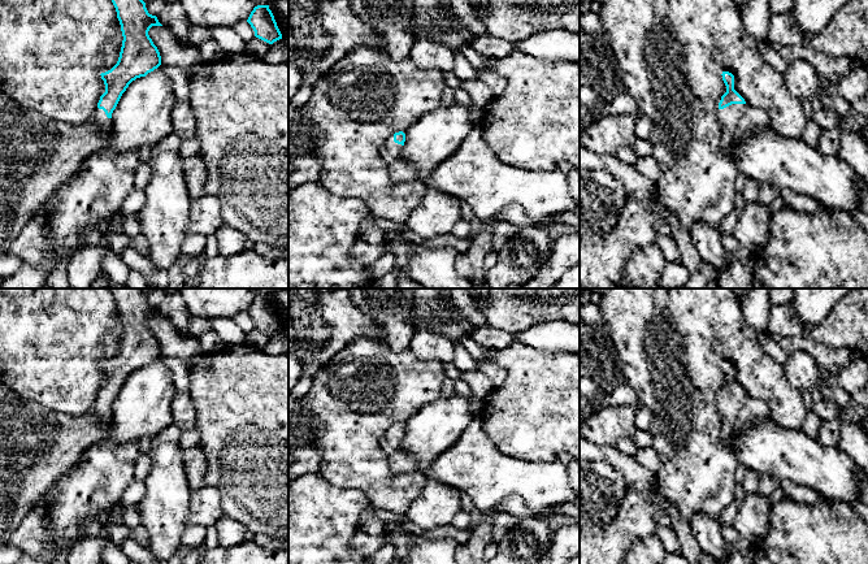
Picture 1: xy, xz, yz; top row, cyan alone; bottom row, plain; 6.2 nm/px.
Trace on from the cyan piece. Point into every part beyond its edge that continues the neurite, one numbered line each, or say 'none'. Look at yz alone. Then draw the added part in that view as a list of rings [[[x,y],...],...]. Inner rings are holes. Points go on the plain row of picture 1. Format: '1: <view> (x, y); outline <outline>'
1: yz (729, 408); outline [[[732,395],[724,400],[717,400],[717,411],[721,418],[720,435],[724,441],[730,437],[735,420],[745,404],[746,395]]]

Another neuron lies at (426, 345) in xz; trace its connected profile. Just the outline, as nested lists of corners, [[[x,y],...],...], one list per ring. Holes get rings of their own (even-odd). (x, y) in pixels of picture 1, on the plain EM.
[[[424,329],[415,333],[409,348],[420,360],[438,360],[447,364],[453,360],[455,343],[435,331]]]

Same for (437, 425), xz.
[[[452,396],[426,403],[405,425],[402,448],[416,461],[416,472],[425,474],[439,455],[448,450],[474,420],[470,399]]]

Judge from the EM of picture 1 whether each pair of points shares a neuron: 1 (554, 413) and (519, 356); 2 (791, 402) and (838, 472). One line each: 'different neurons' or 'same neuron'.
1: same neuron
2: different neurons

